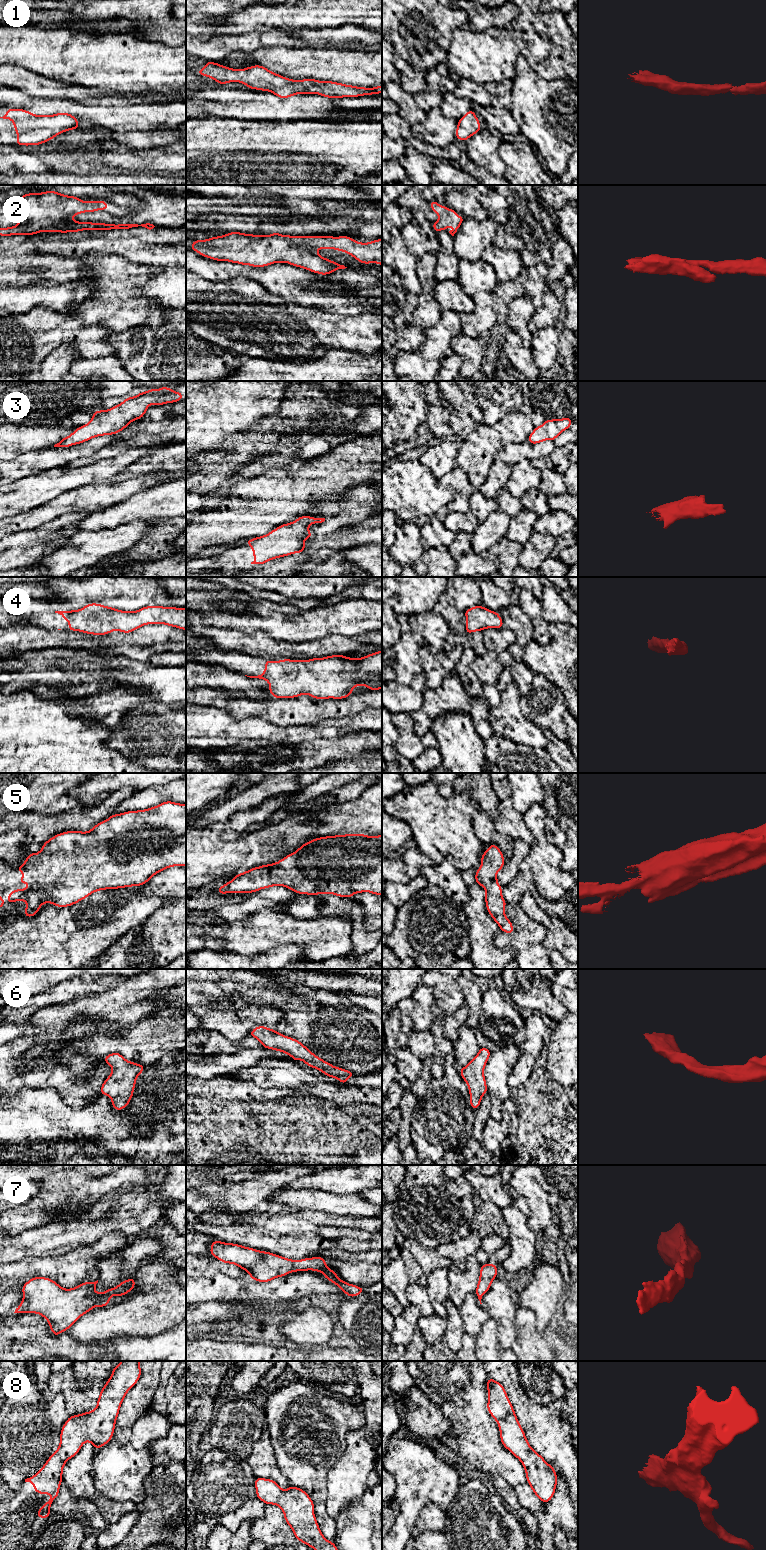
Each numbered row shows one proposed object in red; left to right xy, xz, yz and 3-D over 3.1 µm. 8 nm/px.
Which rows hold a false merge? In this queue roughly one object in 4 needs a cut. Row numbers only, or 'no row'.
no row

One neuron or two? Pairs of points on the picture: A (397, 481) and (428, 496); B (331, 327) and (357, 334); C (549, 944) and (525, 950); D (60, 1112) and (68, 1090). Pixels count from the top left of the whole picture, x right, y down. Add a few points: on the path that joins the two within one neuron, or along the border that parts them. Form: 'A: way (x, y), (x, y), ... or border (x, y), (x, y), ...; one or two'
A: way (405, 486), (410, 490), (420, 493); one
B: way (337, 331), (351, 333); one
C: border (538, 922), (545, 928), (543, 945), (549, 950); two
D: border (44, 1089), (54, 1089), (71, 1107), (87, 1104); two

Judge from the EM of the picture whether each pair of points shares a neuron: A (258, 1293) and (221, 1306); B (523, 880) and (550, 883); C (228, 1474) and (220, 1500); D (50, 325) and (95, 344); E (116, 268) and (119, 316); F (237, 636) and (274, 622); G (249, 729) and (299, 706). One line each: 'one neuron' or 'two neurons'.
A: two neurons
B: two neurons
C: one neuron
D: one neuron
E: one neuron
F: two neurons
G: two neurons

